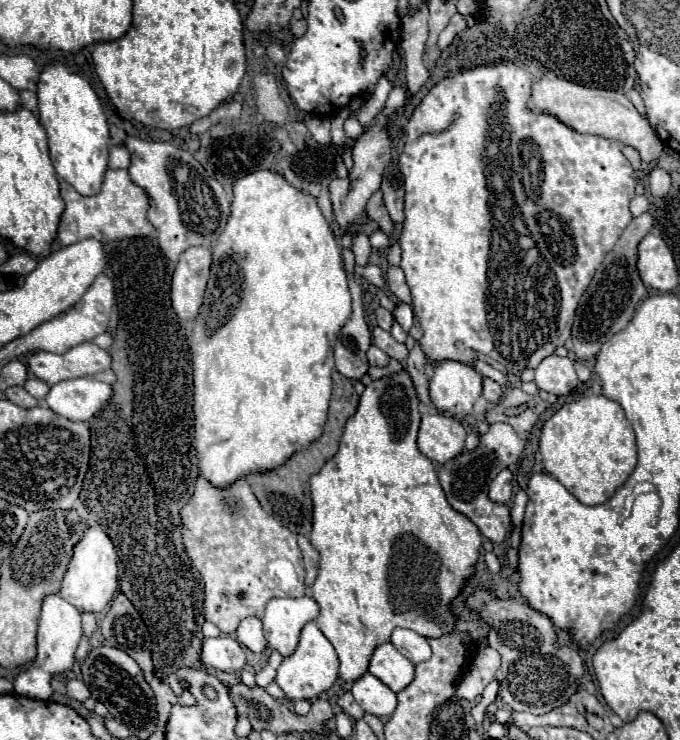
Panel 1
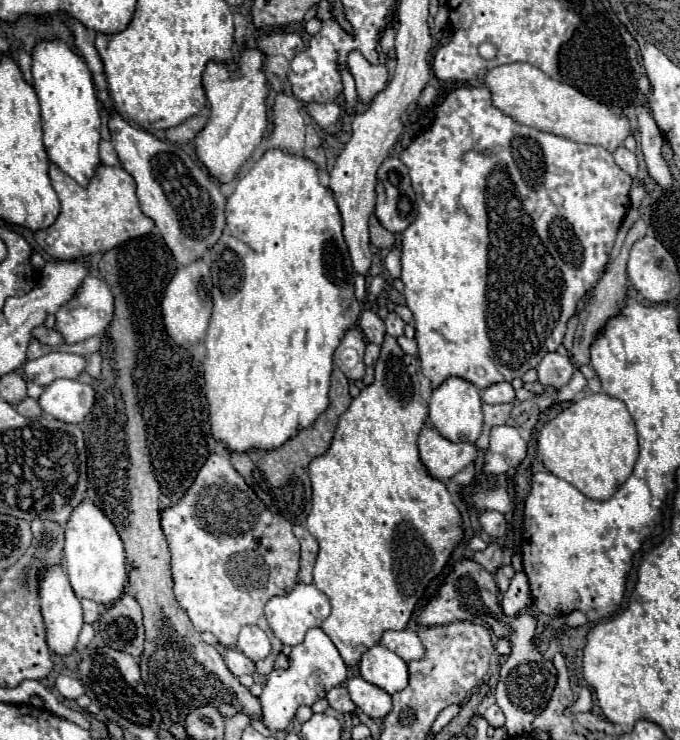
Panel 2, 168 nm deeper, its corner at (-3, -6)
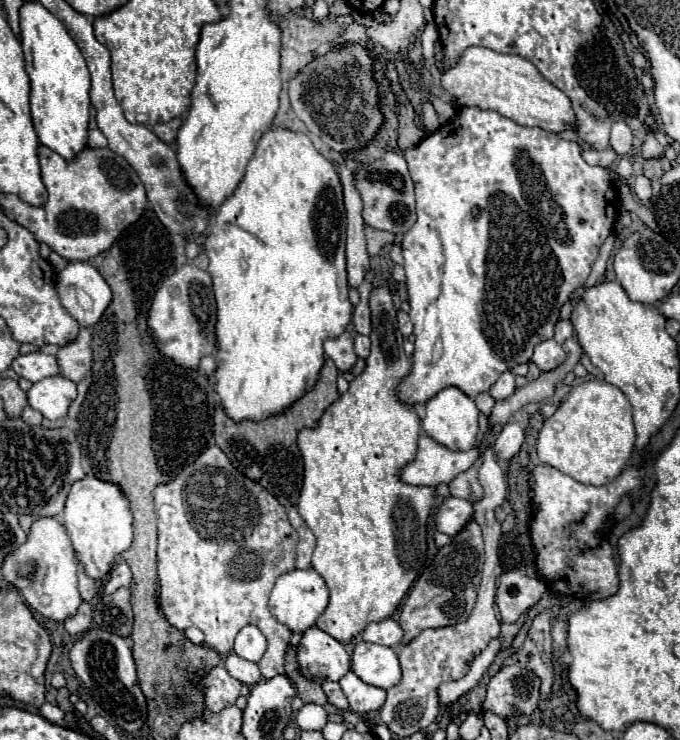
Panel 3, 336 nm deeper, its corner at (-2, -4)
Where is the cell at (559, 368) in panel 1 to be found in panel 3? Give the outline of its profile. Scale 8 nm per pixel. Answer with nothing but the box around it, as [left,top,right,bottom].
[532,340,566,372]

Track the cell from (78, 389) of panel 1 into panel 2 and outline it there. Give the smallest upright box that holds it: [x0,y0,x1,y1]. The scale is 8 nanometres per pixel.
[37,378,95,424]

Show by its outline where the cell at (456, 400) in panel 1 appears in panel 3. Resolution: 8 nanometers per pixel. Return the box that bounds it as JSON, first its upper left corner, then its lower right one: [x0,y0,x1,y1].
[422,386,480,450]

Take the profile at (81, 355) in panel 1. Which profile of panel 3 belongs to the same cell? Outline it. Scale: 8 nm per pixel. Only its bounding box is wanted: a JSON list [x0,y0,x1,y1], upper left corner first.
[12,352,58,382]

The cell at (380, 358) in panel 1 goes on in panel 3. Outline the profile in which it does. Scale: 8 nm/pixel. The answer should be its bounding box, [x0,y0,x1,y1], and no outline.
[354,334,370,358]

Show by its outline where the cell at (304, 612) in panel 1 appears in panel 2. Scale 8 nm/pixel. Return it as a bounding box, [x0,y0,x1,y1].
[265,582,331,646]

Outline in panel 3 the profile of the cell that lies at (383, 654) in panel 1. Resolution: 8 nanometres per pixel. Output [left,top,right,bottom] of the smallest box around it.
[352,642,402,690]

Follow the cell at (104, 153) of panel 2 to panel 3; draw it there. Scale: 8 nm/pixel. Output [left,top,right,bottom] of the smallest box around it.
[88,130,108,148]

